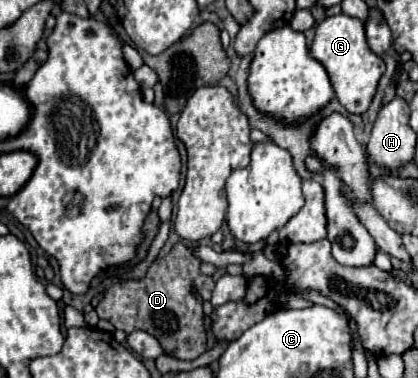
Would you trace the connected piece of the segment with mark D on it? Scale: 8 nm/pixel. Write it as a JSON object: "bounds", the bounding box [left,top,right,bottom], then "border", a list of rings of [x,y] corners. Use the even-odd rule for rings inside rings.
{"bounds":[95,242,215,360],"border":[[[179,242],[165,258],[149,266],[143,280],[111,286],[95,310],[99,318],[109,320],[117,330],[149,332],[161,342],[169,356],[177,356],[181,360],[195,360],[207,350],[203,302],[211,300],[211,292],[215,286],[215,280],[211,276],[201,274],[201,264],[203,262],[195,256],[195,248]]]}

